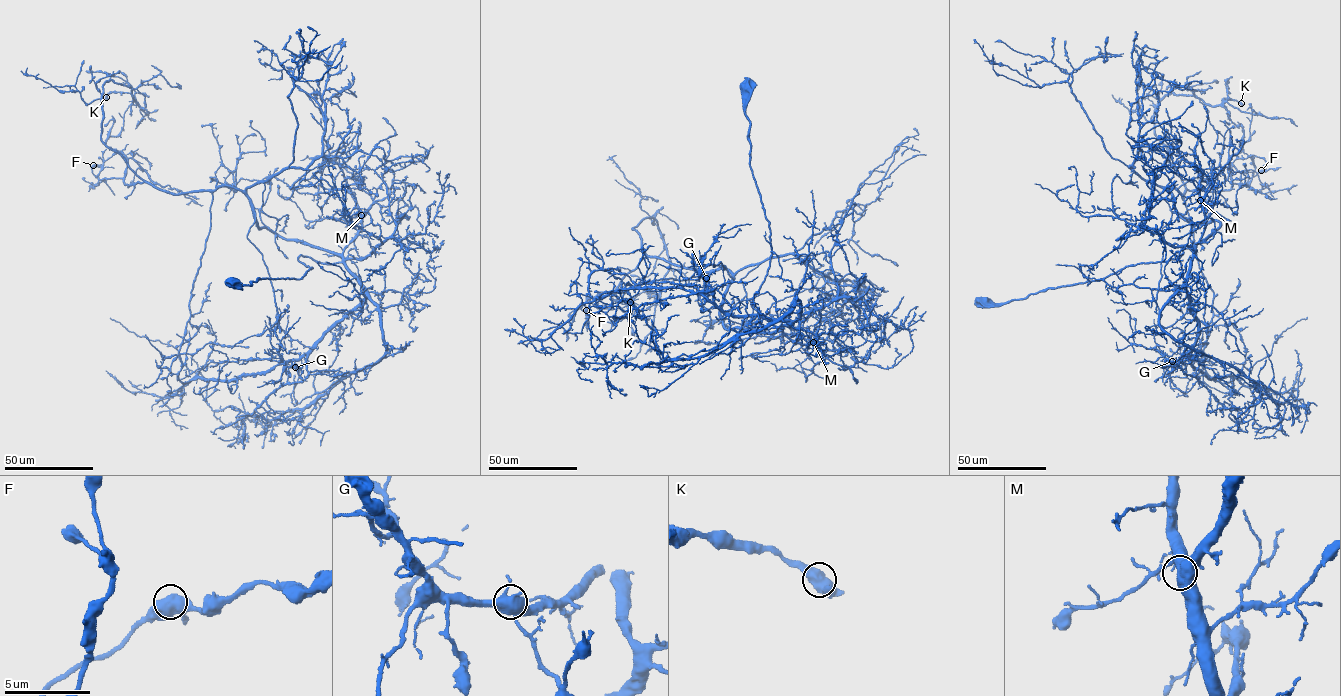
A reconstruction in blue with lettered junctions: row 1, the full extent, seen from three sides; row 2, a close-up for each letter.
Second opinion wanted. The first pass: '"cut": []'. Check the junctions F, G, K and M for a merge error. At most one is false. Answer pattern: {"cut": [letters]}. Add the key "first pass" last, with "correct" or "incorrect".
{"cut": [], "first pass": "correct"}

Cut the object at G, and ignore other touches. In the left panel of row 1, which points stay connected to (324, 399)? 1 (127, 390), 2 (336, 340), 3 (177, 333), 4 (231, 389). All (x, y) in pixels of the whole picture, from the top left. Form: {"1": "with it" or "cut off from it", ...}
{"1": "cut off from it", "2": "with it", "3": "cut off from it", "4": "with it"}

